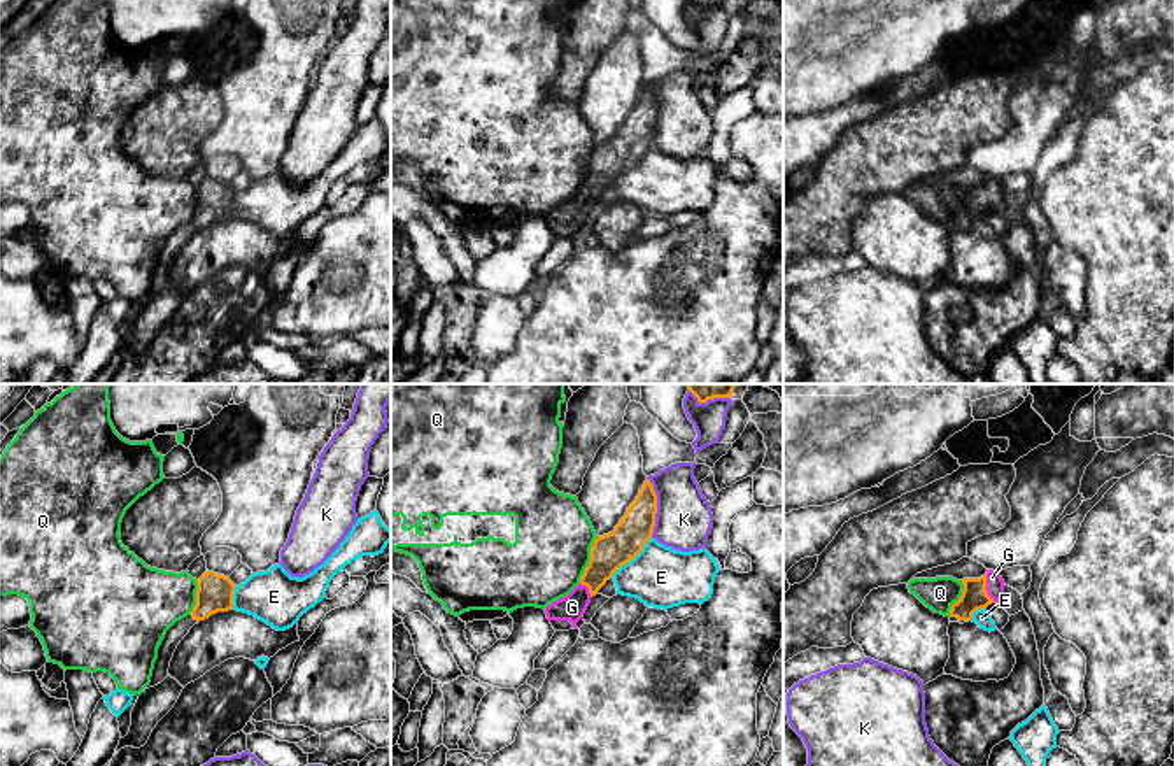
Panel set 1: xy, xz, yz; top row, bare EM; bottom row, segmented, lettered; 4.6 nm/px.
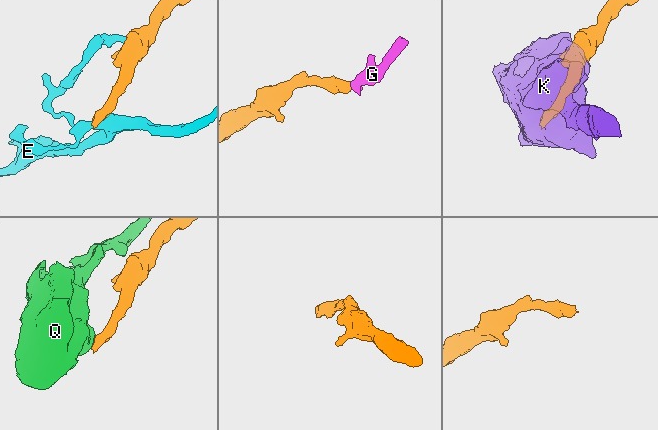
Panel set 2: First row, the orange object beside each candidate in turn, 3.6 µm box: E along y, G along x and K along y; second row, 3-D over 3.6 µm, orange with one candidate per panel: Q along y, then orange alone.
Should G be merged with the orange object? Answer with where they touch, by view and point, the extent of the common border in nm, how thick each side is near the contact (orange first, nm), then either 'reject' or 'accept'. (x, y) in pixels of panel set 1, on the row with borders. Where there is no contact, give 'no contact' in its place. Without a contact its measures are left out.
meets orange in yz at (985, 589); contact 140 nm long; 120 nm thick on the orange side, 80 nm on the other; accept

